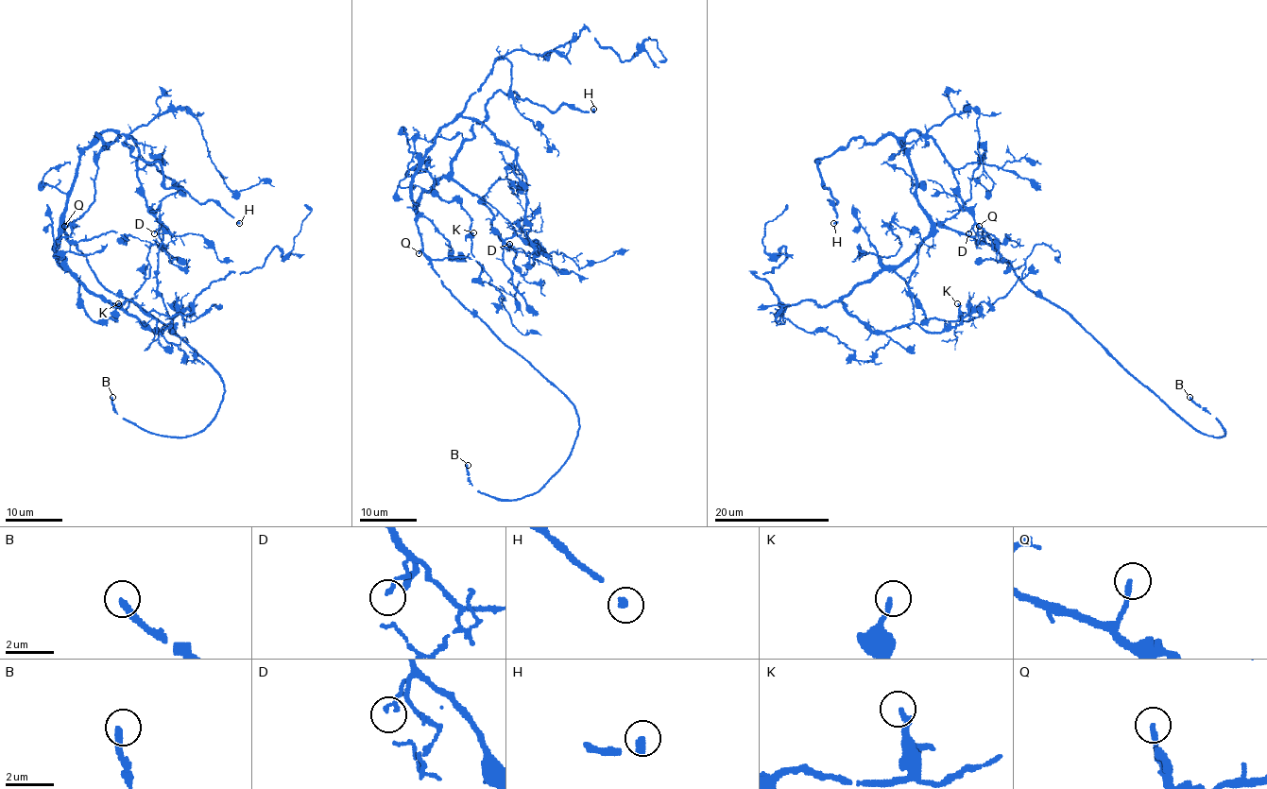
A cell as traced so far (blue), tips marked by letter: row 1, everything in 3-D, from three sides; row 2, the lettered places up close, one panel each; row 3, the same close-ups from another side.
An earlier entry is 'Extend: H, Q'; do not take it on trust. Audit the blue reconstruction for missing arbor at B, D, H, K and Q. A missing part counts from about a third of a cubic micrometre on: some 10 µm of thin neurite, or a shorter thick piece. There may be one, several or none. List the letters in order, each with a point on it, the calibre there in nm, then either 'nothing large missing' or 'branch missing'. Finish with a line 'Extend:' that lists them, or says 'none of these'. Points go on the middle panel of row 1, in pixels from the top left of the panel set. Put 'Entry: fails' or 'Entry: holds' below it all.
B: at (468, 465); 280 nm thick; nothing large missing
D: at (509, 244); 110 nm thick; nothing large missing
H: at (593, 109); 280 nm thick; branch missing
K: at (473, 232); 200 nm thick; nothing large missing
Q: at (419, 253); 200 nm thick; branch missing
Extend: H, Q
Entry: holds

